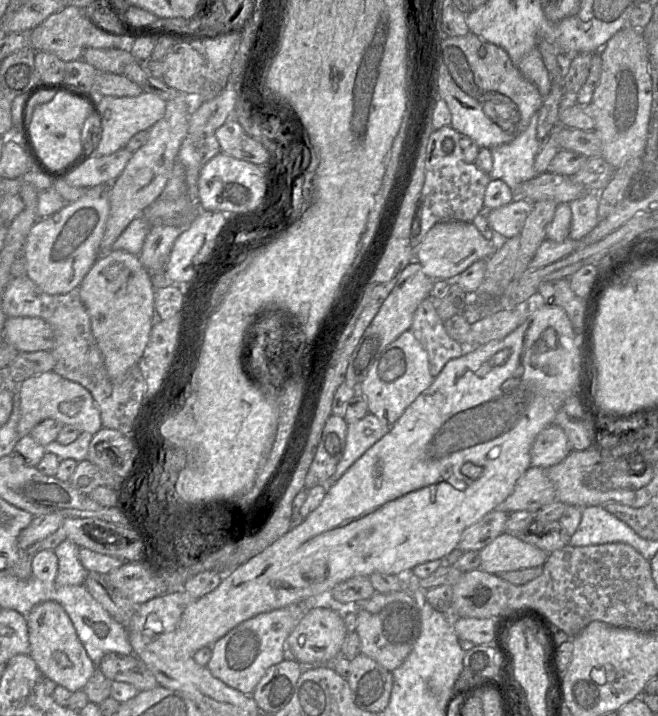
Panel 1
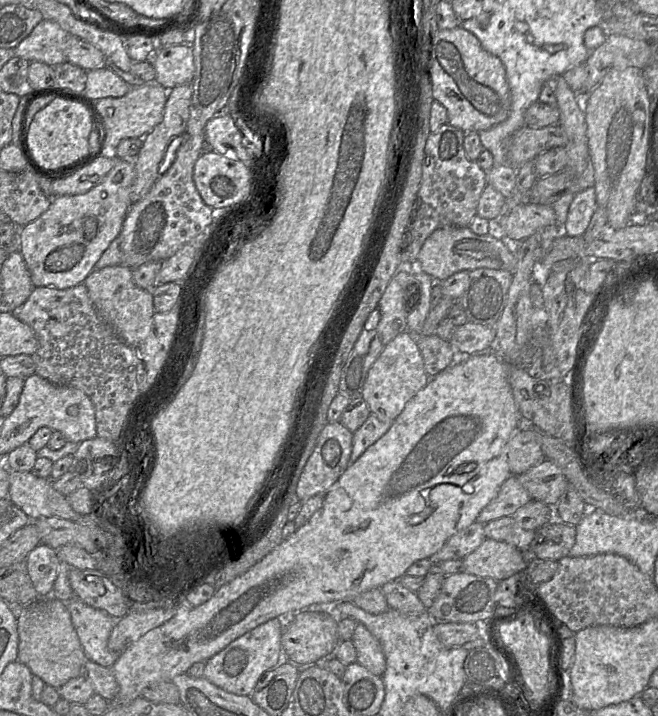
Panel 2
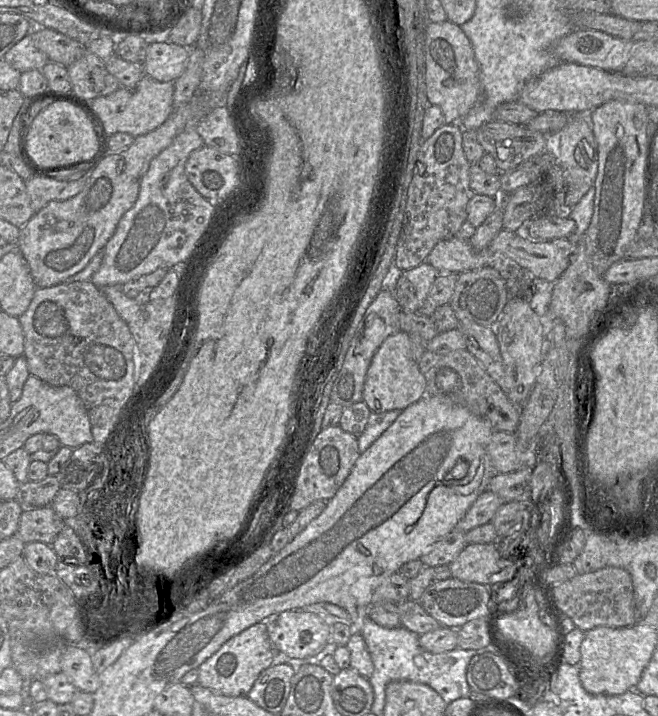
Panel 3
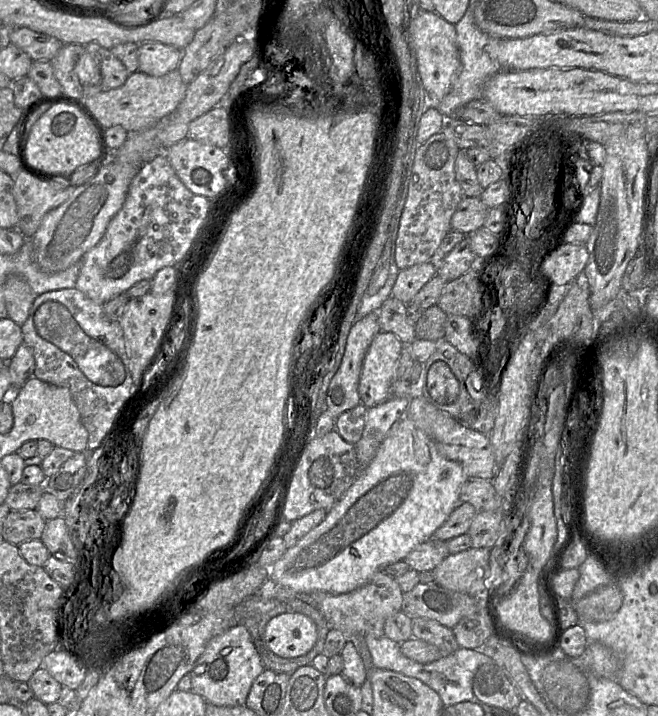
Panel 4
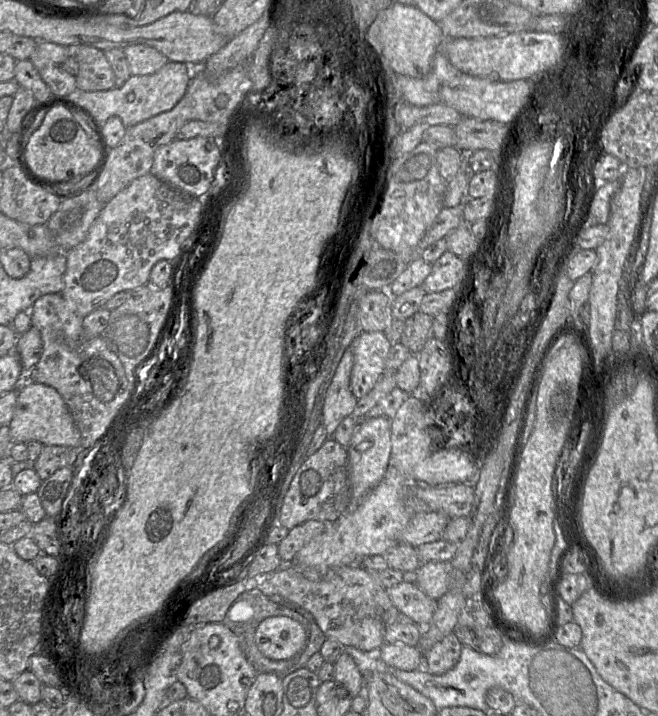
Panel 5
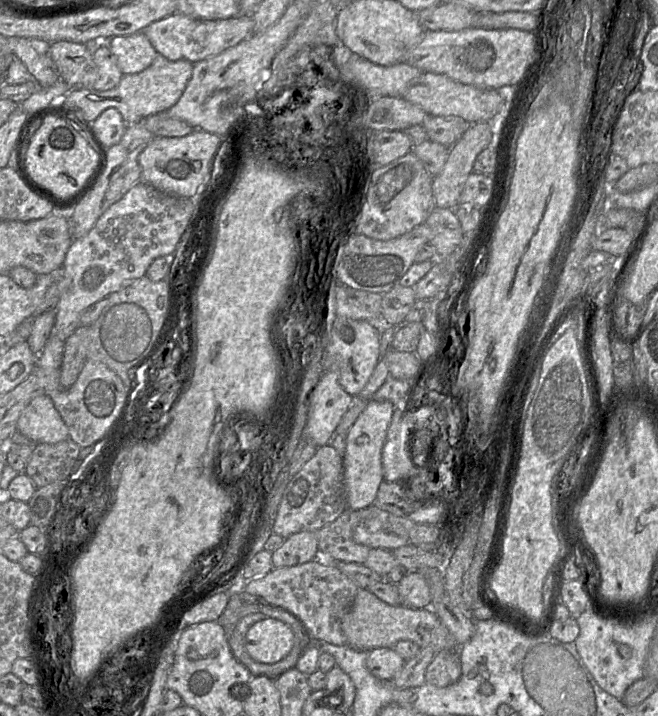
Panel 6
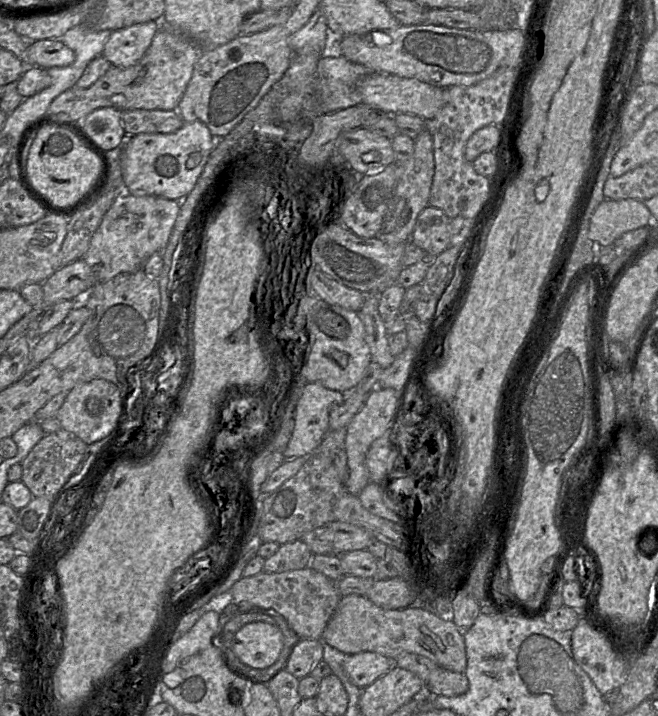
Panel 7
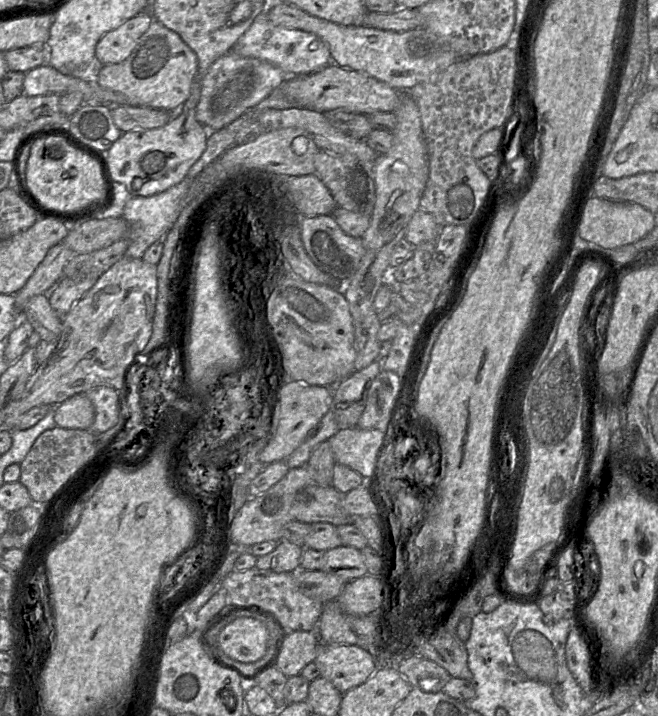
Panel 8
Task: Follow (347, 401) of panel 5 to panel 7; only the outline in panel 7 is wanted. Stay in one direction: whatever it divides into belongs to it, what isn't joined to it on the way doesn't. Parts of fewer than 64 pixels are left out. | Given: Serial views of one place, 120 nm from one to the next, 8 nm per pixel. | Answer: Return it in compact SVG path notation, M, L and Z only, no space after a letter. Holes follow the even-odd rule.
M318 382L307 383L295 408L295 425L284 451L285 460L297 457L308 457L320 446L324 436L329 430L329 414L333 408L340 406L345 400L345 395L339 391L326 388Z

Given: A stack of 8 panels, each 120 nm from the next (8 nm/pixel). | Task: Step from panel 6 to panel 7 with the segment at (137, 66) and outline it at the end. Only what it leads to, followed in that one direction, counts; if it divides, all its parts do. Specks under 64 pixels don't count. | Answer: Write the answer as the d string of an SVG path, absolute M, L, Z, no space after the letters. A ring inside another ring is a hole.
M148 21L112 31L102 55L113 66L131 67L143 57L158 29L160 21Z

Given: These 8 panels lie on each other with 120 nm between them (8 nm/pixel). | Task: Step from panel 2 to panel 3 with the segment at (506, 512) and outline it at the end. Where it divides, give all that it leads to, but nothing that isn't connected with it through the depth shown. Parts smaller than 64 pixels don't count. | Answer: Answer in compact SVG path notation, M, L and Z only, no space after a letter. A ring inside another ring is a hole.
M490 490L484 491L478 496L452 531L467 532L489 523L502 504L502 499L494 492Z

